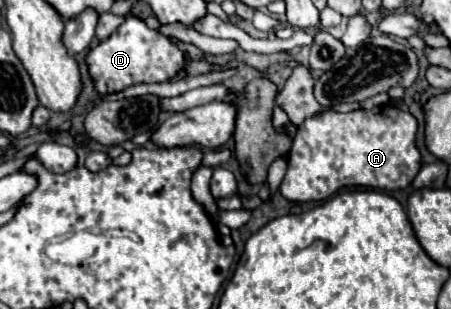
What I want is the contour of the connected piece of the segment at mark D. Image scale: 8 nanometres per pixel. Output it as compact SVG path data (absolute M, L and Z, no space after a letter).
M130 17L116 29L116 33L90 49L84 61L94 81L94 89L98 93L112 93L136 83L162 83L172 79L182 69L182 51L170 37L152 31L142 19Z

